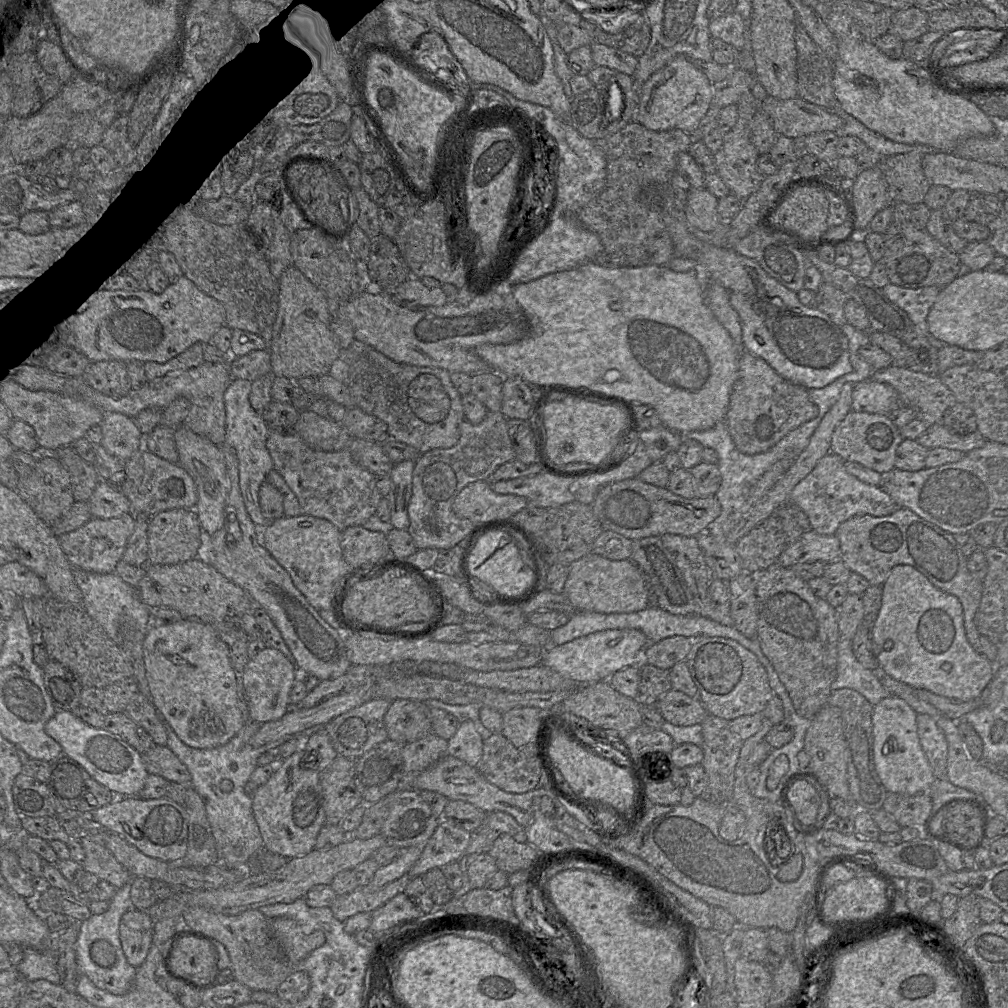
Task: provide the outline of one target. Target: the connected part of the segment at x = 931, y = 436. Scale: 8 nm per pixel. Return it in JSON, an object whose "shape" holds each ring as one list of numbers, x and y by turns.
{"shape":[[942,423,932,424,916,441,928,448,946,448,968,453,983,447,987,440,978,432,960,435,949,431]]}

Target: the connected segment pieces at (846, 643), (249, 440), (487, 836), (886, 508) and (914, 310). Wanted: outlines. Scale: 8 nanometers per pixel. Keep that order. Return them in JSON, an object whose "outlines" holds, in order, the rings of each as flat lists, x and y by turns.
{"outlines":[[[843,638,838,644,837,675,831,686,832,691,841,688,857,691,873,706,892,696,880,682,880,673,864,668,853,653,851,641]],[[235,379,231,381,224,393,226,410,225,444,231,446,237,456,239,487,247,512,253,523,259,529,262,529,269,521,260,509,258,492,260,486,266,481,267,474,273,469,273,462,266,448,269,429,261,413,255,411,249,402,251,385,252,382,249,380]],[[501,811,486,813,482,823,470,832,469,844,458,860,461,870,461,887,452,892,453,897,460,897,471,888,468,881,468,857,472,854,488,853,494,841,502,834,509,834,518,843,527,843,525,827,522,827,509,814]],[[829,452,813,470,792,489,787,503,800,508,808,517,810,529,821,535,835,535,844,521,862,515,888,516,899,507,888,493,879,486,870,485,849,474,845,461]],[[889,283,883,287,886,296,903,309,920,330,928,337,927,316,942,288,929,286,909,289]]]}

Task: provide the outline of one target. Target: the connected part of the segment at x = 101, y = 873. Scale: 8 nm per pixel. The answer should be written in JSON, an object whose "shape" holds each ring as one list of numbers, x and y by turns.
{"shape":[[82,837,80,844,84,852,82,868,85,872,95,875,99,881,107,881,116,889,131,882,131,875,102,844,89,837]]}

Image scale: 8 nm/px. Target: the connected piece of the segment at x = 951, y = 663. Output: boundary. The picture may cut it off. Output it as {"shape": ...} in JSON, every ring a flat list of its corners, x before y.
{"shape":[[908,565,894,567,882,588,882,606,873,628,873,654,881,673,914,689,959,701,977,701,992,681,996,665,977,653,968,642,958,598,938,589]]}

